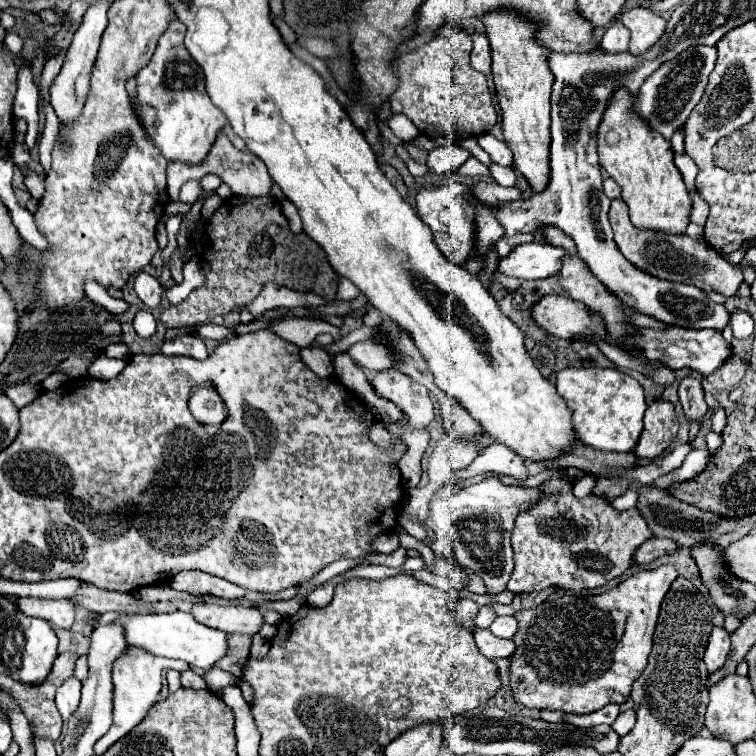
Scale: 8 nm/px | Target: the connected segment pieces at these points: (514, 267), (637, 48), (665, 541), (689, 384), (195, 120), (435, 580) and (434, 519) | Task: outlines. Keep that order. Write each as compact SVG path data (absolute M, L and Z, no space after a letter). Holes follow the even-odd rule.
M531 242L517 246L507 258L499 260L499 272L521 280L539 280L541 276L557 276L563 266L563 248L555 248L543 242Z
M631 8L621 14L621 22L631 32L631 52L643 52L659 40L659 34L663 34L663 28L667 24L665 18L659 14L647 10L647 8Z
M651 538L647 540L637 552L635 552L635 564L647 564L653 562L665 554L677 552L681 546L669 538Z
M691 376L683 378L681 386L679 386L679 400L681 400L681 406L683 406L687 422L699 422L699 424L703 424L709 406L705 404L701 382L695 380L695 378L691 378Z
M177 20L177 26L169 26L159 38L157 50L151 62L137 74L137 100L133 104L145 132L153 138L155 146L167 160L181 160L199 164L211 144L215 142L217 130L227 124L223 112L209 100L205 92L205 74L201 66L191 58L185 48L185 26ZM169 64L171 64L171 86L169 86Z
M422 569L417 572L409 573L409 575L417 578L418 580L421 580L429 585L432 585L434 587L440 588L441 586L445 588L445 580L443 580L441 577L434 575L430 572L428 572L425 569Z
M487 478L479 484L461 488L451 500L440 502L440 512L431 512L426 525L439 534L439 523L457 523L457 534L451 536L457 560L461 566L479 574L487 586L487 594L505 590L513 572L513 552L509 536L517 514L529 510L545 492L541 488L523 488L523 484L503 484L497 478Z

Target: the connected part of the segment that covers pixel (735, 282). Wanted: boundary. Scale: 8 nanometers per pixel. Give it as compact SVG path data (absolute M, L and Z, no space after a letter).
M621 198L611 202L609 222L613 226L615 244L617 244L619 252L637 270L663 278L663 280L693 284L699 290L703 290L705 294L719 292L723 296L737 296L737 290L743 284L743 274L741 274L739 266L729 264L709 244L699 244L689 236L665 236L663 232L639 232L637 228L631 228L631 222L627 216L627 204L623 204Z

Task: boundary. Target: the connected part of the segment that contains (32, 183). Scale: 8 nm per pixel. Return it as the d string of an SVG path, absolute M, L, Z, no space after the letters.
M23 170L23 176L25 176L25 186L27 186L27 190L31 192L31 196L35 198L35 200L41 200L41 196L45 194L45 178L43 176L39 176L37 172L33 172L33 170Z

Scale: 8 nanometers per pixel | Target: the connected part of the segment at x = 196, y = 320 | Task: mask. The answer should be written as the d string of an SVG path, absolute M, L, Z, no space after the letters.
M231 196L229 200L223 202L223 206L213 214L211 222L205 224L207 230L207 246L203 250L203 272L207 276L205 286L193 290L189 298L185 298L179 306L173 306L169 310L161 310L161 322L167 328L181 328L181 326L199 326L205 324L207 318L213 316L223 316L229 314L233 308L251 304L257 294L261 292L263 284L273 280L281 286L293 288L297 292L315 292L315 294L325 294L327 300L335 298L339 276L331 268L331 264L325 258L325 252L315 240L311 240L307 234L293 234L289 228L287 218L281 212L281 204L273 196Z

